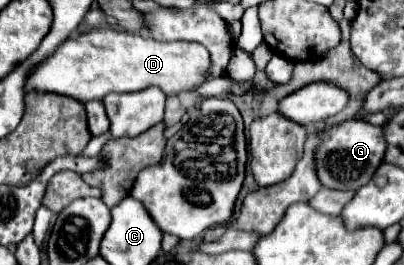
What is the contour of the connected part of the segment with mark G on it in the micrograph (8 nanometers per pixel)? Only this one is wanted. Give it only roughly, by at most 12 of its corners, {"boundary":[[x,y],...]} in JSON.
{"boundary":[[347,119],[325,129],[317,175],[357,191],[383,161],[381,127]]}

